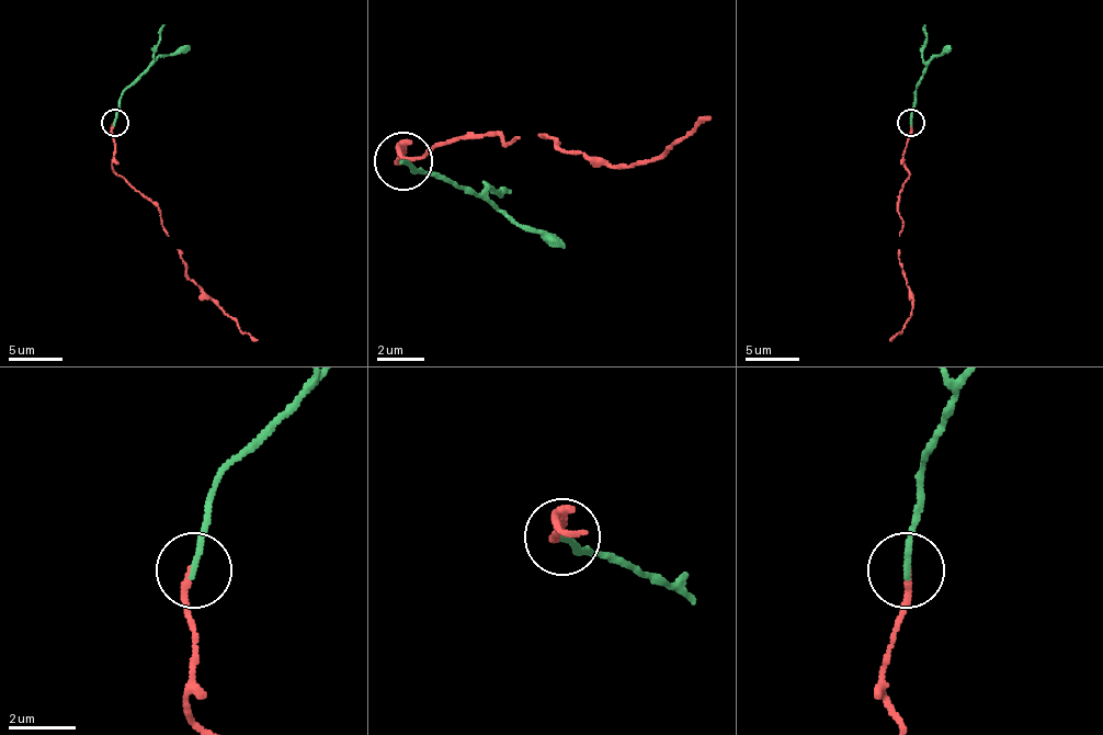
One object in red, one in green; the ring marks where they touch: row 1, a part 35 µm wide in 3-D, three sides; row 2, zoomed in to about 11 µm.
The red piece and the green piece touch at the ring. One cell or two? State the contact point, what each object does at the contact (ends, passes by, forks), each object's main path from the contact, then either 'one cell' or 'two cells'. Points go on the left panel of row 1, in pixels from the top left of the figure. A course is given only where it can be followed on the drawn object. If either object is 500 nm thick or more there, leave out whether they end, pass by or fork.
(114, 123) | red ends | green ends | red via (114, 122), (114, 168), (160, 212), (162, 232), (179, 252), (184, 272), (258, 340) | green via (114, 122), (120, 98), (151, 65), (190, 46) | one cell

